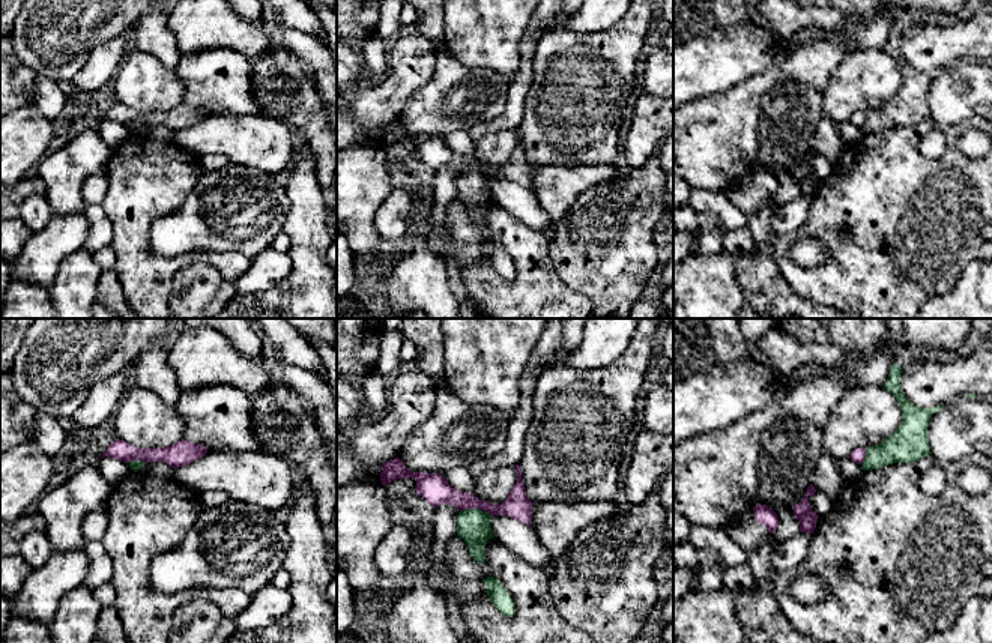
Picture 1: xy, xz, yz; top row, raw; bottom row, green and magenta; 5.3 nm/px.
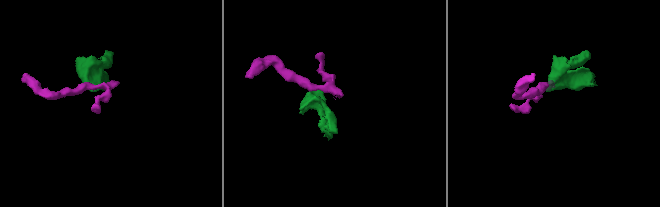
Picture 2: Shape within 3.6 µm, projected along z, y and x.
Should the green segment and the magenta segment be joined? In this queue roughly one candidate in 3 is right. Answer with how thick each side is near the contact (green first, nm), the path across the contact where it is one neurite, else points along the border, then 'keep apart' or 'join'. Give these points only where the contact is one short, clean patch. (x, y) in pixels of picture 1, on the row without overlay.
180 nm thick on the green side, 150 nm on the other; border along xz (460, 173), (480, 172), (490, 179); keep apart

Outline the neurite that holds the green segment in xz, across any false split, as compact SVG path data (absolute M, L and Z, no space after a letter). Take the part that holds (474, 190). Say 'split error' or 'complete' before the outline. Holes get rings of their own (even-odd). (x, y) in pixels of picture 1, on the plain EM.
complete; M472 171L458 176L457 198L464 203L469 218L478 225L485 224L484 209L494 201L491 195L491 179Z

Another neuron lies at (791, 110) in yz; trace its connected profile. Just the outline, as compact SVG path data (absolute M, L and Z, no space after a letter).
M804 83L776 84L762 99L758 167L797 167L812 147L822 116L822 93Z

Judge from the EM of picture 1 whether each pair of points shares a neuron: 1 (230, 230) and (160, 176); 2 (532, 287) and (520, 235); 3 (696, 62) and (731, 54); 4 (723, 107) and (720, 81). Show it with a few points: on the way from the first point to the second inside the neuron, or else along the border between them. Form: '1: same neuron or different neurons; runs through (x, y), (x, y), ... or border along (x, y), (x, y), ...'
1: different neurons; border along (205, 172), (187, 199), (176, 209), (158, 218)
2: same neuron; runs through (529, 274), (526, 271), (526, 248)
3: same neuron; runs through (705, 62), (722, 59)
4: different neurons; border along (753, 75), (725, 92), (698, 96), (689, 102)

